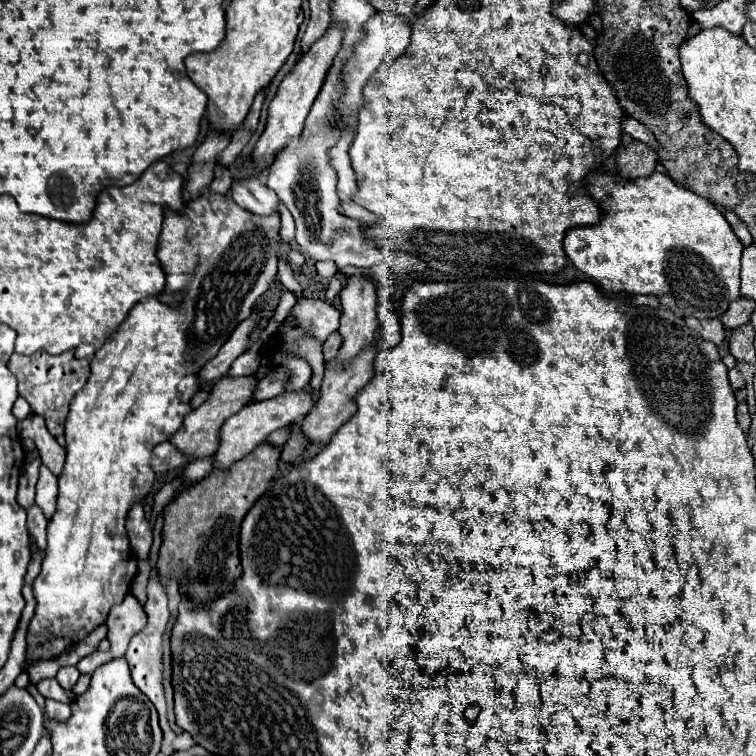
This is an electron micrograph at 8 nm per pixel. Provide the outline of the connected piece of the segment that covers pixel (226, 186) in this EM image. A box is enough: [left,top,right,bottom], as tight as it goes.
[210,167,232,195]

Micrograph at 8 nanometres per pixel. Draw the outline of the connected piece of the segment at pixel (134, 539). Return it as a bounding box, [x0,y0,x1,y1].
[126,503,152,559]

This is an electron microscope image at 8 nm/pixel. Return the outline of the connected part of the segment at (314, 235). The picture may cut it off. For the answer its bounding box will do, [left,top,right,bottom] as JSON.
[266,135,382,269]

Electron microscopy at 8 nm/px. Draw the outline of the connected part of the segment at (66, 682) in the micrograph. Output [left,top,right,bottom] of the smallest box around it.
[56,665,80,689]

